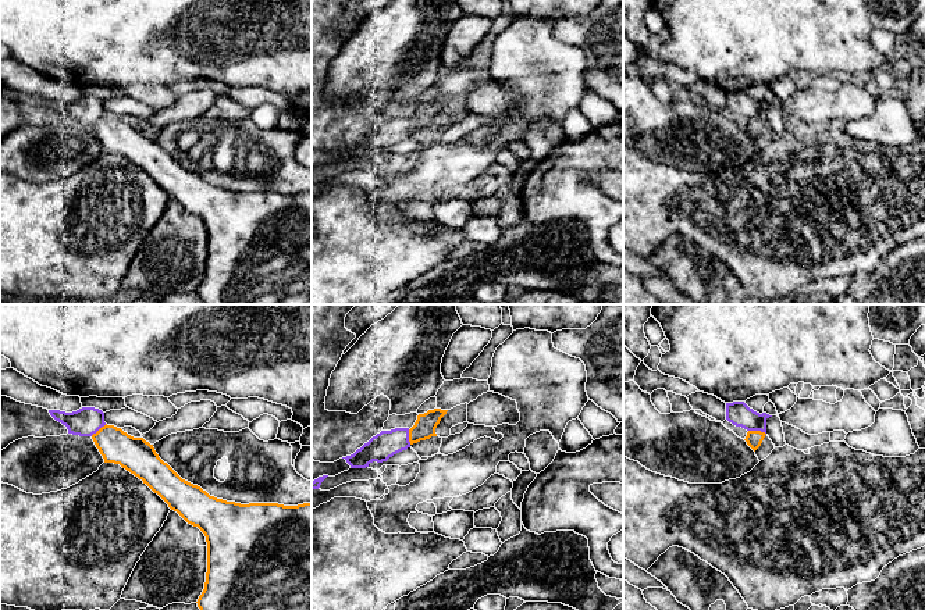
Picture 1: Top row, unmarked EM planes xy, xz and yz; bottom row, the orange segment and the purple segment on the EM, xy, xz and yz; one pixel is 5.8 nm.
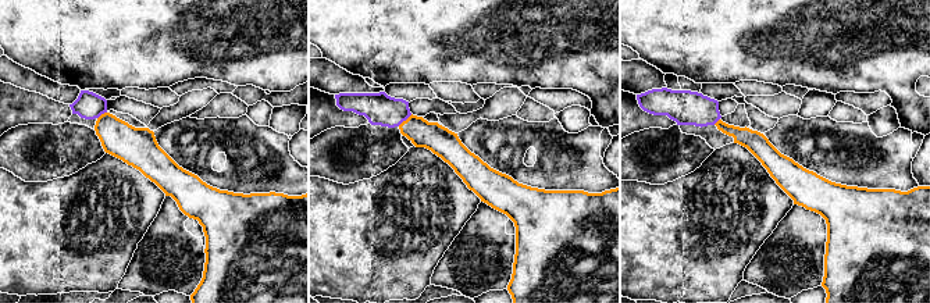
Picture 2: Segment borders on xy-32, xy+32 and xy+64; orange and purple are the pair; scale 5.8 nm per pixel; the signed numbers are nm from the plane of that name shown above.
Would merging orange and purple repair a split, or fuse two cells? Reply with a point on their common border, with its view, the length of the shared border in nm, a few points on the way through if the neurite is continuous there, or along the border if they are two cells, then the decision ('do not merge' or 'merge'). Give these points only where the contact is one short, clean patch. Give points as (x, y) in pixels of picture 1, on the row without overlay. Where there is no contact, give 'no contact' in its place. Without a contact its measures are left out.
contact yz (757, 120); length 110 nm; way yz (754, 127), (757, 120), (737, 102); merge

